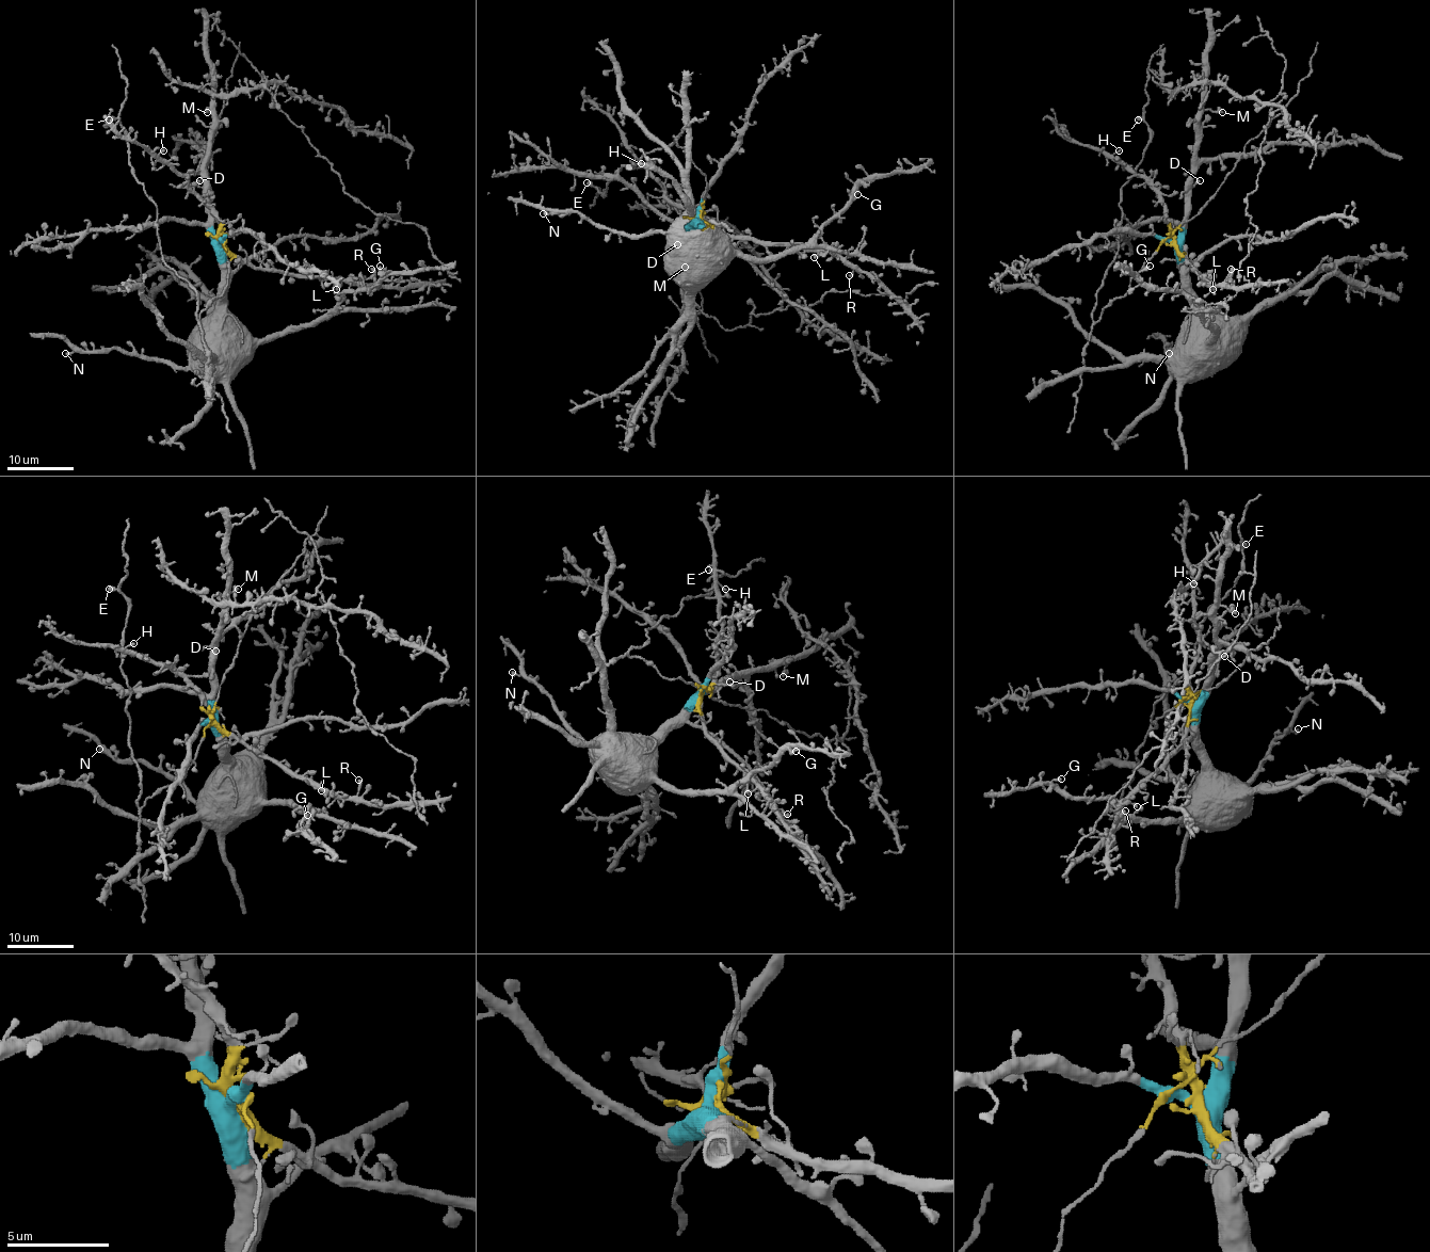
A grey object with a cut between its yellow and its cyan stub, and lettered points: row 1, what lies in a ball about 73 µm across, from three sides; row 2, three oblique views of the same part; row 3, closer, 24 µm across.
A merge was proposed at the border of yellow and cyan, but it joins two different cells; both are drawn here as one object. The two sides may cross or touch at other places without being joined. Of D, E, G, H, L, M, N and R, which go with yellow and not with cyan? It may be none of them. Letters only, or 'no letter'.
E, H, L, R

